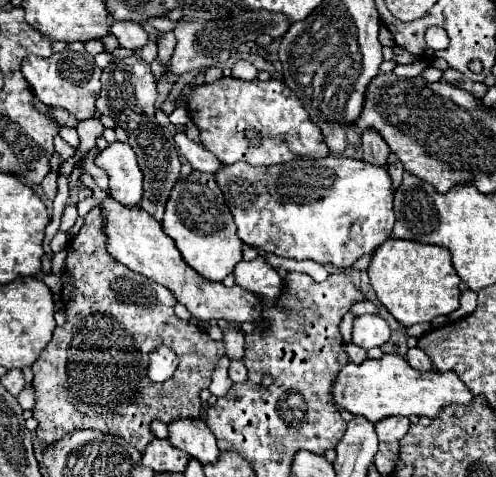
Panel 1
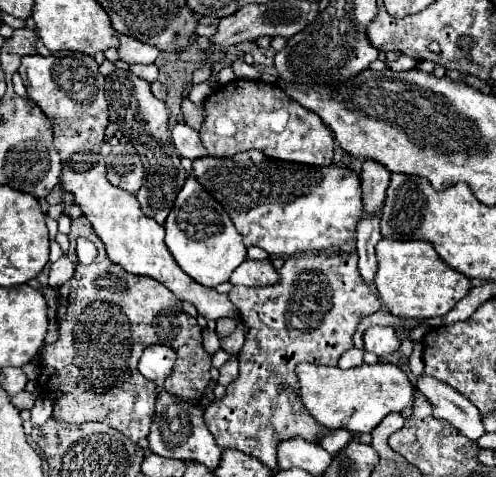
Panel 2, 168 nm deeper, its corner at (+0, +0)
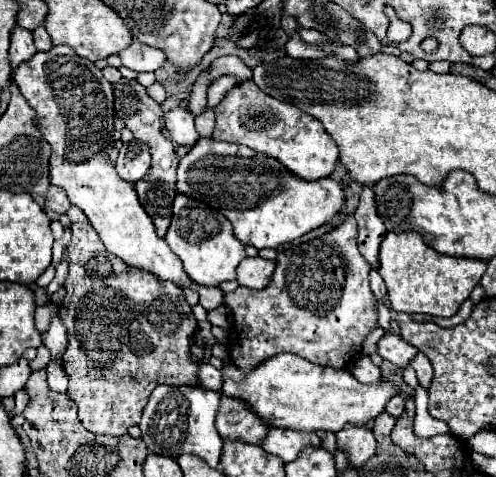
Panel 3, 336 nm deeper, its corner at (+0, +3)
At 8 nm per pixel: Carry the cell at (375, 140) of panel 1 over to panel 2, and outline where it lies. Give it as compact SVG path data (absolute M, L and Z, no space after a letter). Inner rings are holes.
M368 158L362 162L360 180L364 186L364 208L370 214L386 198L386 188L390 184L390 172L380 162Z

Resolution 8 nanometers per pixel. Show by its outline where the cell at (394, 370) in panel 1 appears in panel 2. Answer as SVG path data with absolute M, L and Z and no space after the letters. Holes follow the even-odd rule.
M376 362L376 364L362 364L350 370L342 370L338 366L318 366L318 364L300 364L296 368L296 374L300 378L300 396L306 406L306 410L326 428L348 428L352 434L358 432L372 432L386 414L390 412L402 412L404 408L412 408L414 404L414 392L416 388L408 380L408 376L400 370L400 366L392 362Z

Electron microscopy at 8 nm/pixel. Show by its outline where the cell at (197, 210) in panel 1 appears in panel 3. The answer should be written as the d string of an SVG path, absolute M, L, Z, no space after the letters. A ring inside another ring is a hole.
M176 195L172 211L174 215L166 233L166 243L170 245L172 253L180 257L188 277L194 283L206 287L218 287L224 281L236 279L236 267L246 257L246 253L244 245L234 239L232 225L228 223L228 219L222 213L210 209L206 203L188 199L184 195Z

